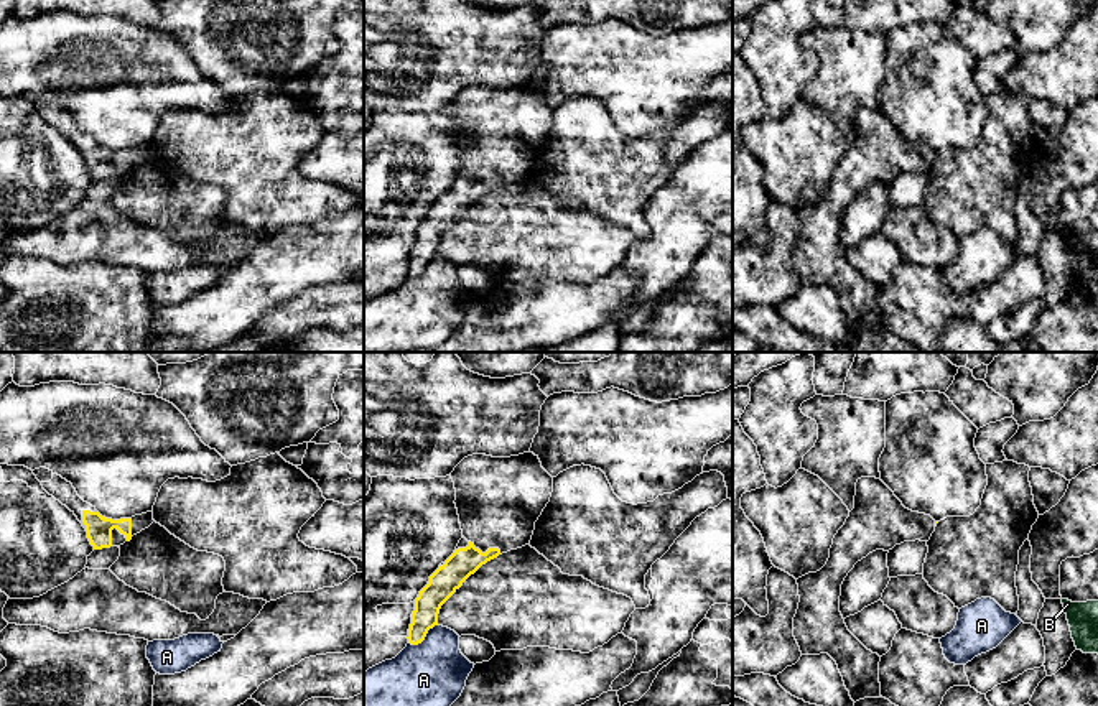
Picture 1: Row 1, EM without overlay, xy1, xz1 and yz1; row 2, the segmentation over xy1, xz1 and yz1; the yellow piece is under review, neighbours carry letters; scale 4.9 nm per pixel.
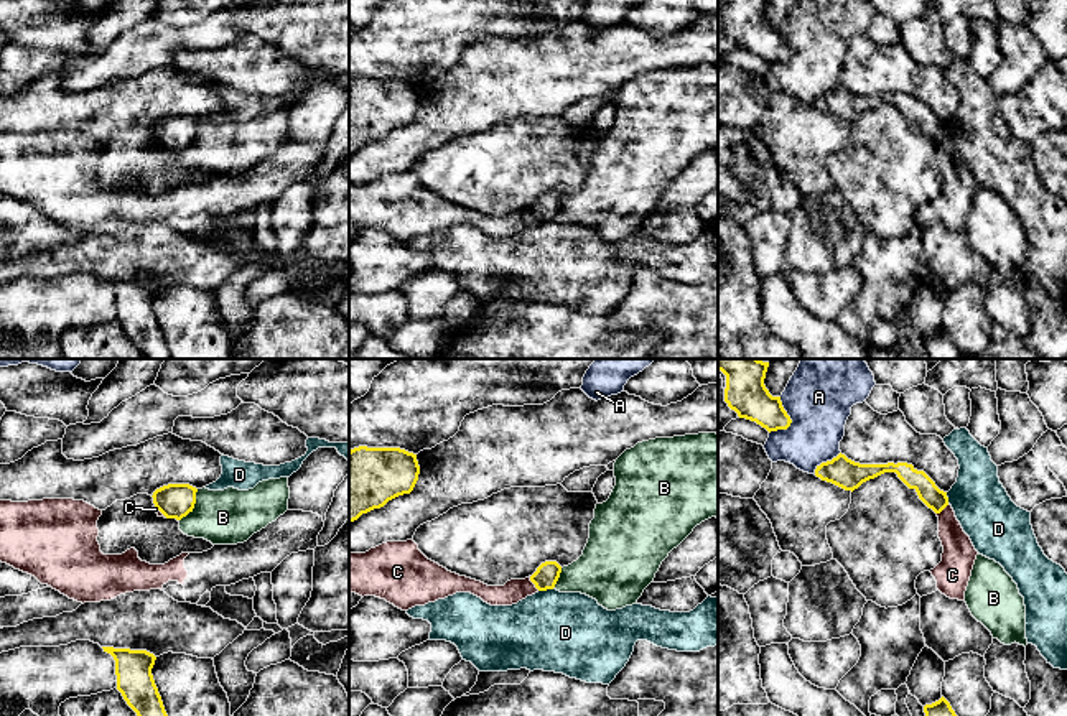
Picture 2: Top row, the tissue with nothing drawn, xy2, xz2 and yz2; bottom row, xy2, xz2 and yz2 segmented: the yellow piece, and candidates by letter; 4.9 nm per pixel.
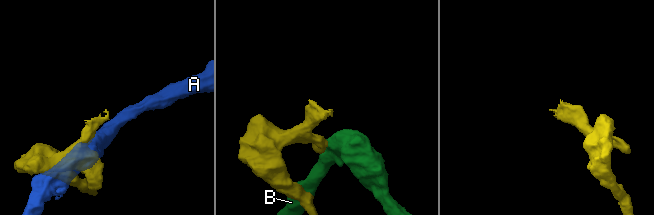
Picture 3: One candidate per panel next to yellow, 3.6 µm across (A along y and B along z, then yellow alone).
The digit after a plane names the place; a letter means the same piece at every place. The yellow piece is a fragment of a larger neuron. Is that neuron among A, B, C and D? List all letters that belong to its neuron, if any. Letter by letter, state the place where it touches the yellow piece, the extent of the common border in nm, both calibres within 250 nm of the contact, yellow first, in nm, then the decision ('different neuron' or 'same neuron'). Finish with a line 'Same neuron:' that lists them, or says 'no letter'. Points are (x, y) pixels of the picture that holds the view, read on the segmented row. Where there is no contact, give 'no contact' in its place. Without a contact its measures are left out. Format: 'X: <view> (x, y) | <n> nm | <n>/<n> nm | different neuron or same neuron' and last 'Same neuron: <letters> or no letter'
A: yz2 (791, 422) | 190 nm | 190/340 nm | different neuron
B: xy2 (193, 506) | 190 nm | 180/280 nm | different neuron
C: xz2 (532, 581) | 90 nm | 120/110 nm | different neuron
D: xz2 (545, 590) | 70 nm | 120/400 nm | different neuron
Same neuron: no letter

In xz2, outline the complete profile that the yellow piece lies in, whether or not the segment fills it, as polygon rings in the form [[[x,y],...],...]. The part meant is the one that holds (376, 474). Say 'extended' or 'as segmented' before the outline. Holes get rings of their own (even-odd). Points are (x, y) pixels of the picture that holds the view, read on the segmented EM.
as segmented; [[[400,448],[349,451],[349,523],[389,500],[410,494],[418,481],[417,454]]]

